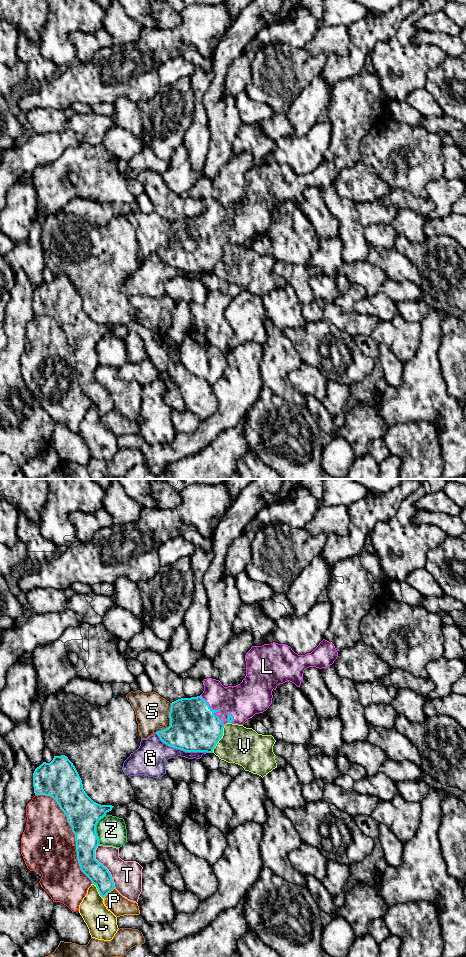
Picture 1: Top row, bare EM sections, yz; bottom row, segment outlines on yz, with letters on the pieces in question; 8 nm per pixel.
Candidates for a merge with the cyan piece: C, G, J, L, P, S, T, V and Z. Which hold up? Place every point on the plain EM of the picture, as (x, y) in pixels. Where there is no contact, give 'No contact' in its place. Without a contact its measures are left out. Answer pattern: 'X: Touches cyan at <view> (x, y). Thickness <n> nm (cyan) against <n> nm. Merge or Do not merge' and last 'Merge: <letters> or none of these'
C: Touches cyan at yz (98, 411). Thickness 160 nm (cyan) against 240 nm. Do not merge
G: Touches cyan at yz (181, 269). Thickness 380 nm (cyan) against 260 nm. Do not merge
J: Touches cyan at yz (72, 351). Thickness 260 nm (cyan) against 440 nm. Do not merge
L: Touches cyan at yz (214, 230). Thickness 380 nm (cyan) against 280 nm. Merge
P: Touches cyan at yz (108, 412). Thickness 160 nm (cyan) against 160 nm. Do not merge
S: Touches cyan at yz (170, 241). Thickness 380 nm (cyan) against 280 nm. Do not merge
T: Touches cyan at yz (102, 385). Thickness 180 nm (cyan) against 240 nm. Do not merge
V: Touches cyan at yz (220, 258). Thickness 380 nm (cyan) against 300 nm. Do not merge
Z: Touches cyan at yz (95, 349). Thickness 260 nm (cyan) against 240 nm. Do not merge
Merge: L

